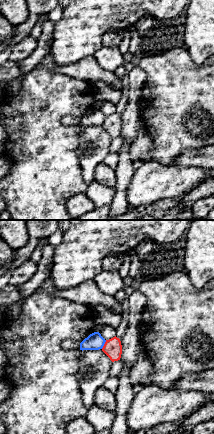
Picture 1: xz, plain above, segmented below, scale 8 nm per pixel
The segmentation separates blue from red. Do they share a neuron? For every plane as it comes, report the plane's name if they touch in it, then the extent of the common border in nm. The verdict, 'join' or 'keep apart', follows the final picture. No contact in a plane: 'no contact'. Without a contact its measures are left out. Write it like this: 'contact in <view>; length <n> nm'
contact in xz; length 80 nm

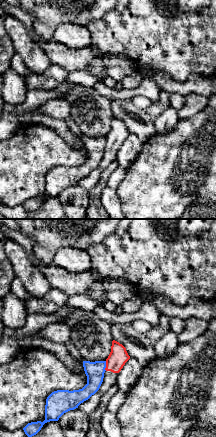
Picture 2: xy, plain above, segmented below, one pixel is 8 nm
contact in xy; length 80 nm

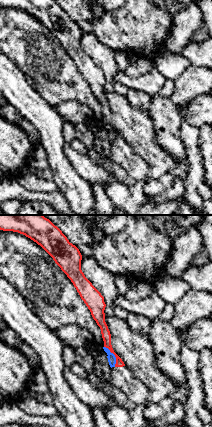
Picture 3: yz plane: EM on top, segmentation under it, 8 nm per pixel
contact in yz; length 190 nm

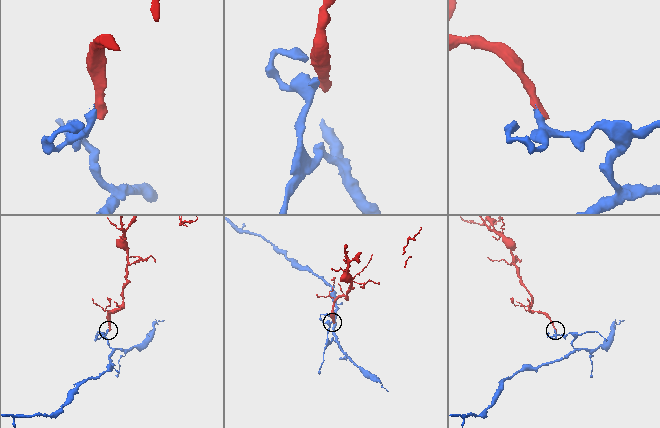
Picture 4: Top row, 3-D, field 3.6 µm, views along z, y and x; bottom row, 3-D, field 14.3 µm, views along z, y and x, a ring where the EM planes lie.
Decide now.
keep apart

